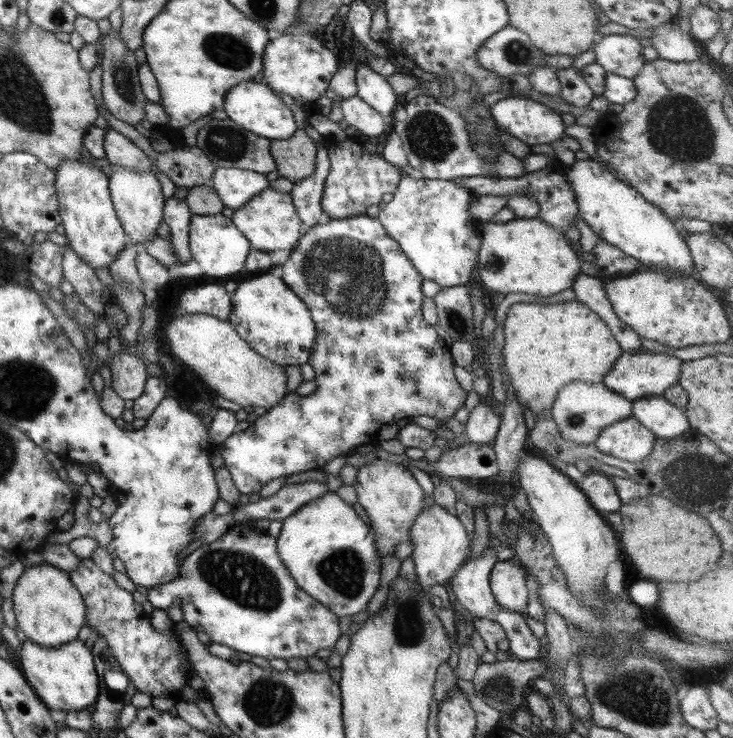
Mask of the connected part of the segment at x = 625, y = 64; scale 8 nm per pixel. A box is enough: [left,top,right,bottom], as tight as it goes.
[594,34,646,79]

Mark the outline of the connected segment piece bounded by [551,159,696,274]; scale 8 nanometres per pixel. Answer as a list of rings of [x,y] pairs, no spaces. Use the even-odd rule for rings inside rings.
[[[556,159],[551,166],[552,169],[554,167],[560,167],[568,177],[571,188],[575,192],[579,216],[598,234],[602,241],[618,247],[624,254],[632,256],[632,258],[639,260],[642,264],[646,264],[651,268],[664,268],[665,270],[670,268],[677,272],[685,272],[685,274],[689,274],[693,270],[696,271],[691,250],[685,238],[676,229],[674,221],[662,209],[647,201],[635,188],[620,181],[608,169],[592,159],[576,160],[574,164],[568,166]]]

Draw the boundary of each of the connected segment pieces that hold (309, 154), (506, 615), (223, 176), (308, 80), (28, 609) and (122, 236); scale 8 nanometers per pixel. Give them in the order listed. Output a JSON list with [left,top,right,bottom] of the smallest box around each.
[[270,129,317,183],[494,609,545,661],[210,167,269,211],[263,32,338,102],[11,562,87,647],[56,160,131,269]]

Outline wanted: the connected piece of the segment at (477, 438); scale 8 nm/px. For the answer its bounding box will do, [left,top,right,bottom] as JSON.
[465,399,501,445]

